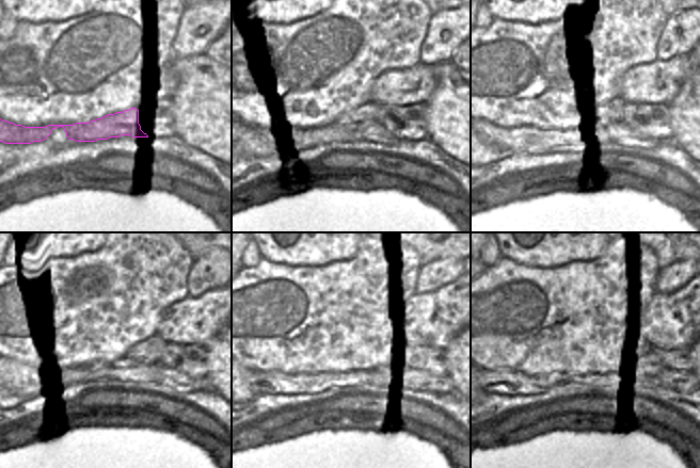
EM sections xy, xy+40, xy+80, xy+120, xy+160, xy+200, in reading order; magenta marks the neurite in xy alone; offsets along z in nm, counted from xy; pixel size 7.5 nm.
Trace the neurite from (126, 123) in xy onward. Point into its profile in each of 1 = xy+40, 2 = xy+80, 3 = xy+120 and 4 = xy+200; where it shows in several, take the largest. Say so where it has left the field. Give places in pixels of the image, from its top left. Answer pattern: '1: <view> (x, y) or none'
1: xy+40 (370, 112)
2: xy+80 (613, 112)
3: xy+120 (148, 351)
4: xy+200 (647, 360)

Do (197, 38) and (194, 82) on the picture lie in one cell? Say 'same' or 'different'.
different

